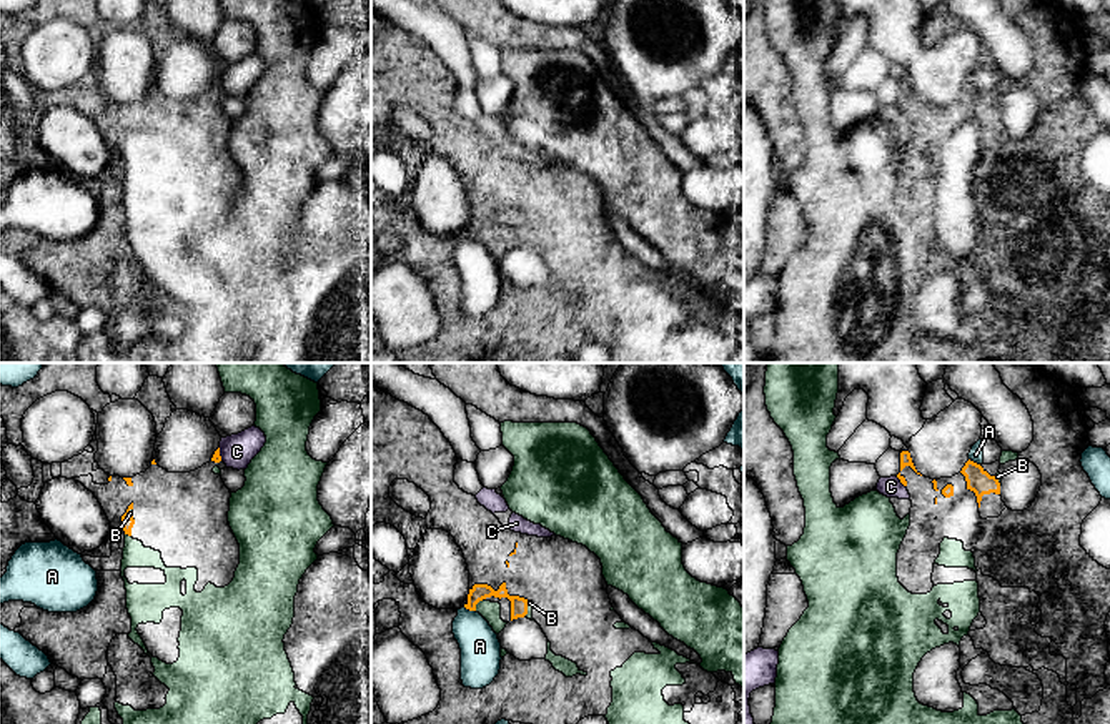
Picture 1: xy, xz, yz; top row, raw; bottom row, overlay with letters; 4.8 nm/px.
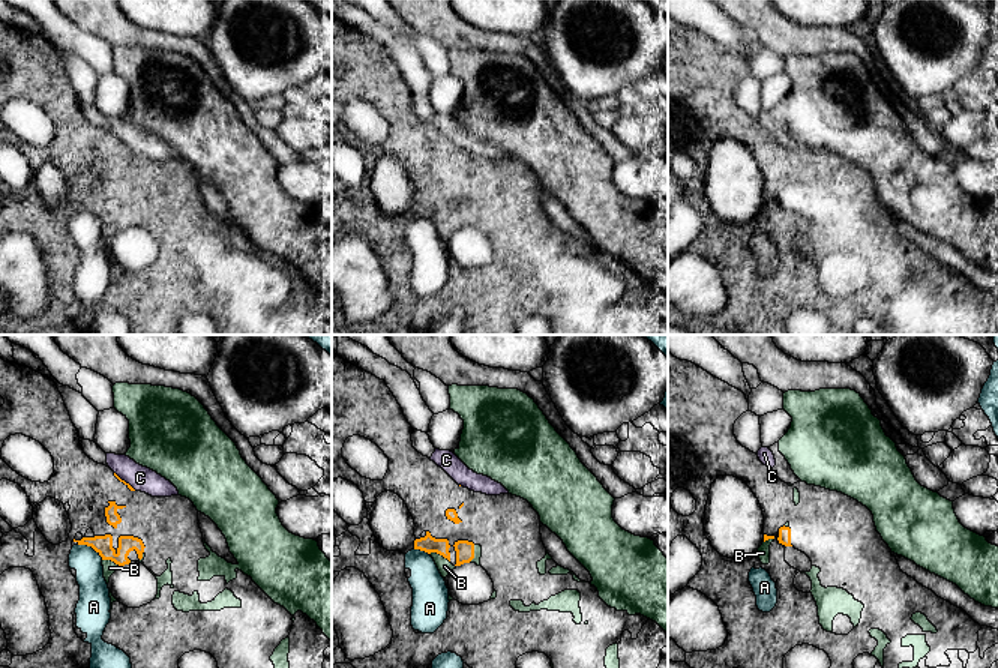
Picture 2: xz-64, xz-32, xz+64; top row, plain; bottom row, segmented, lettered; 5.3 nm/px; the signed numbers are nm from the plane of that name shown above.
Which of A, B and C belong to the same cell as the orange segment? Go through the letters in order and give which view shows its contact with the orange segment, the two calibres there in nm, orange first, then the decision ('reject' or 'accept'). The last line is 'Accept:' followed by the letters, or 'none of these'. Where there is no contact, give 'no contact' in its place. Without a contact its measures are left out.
A: xz | 80/190 nm | reject
B: xz | 80/100 nm | reject
C: xy | 50/160 nm | reject
Accept: none of these

